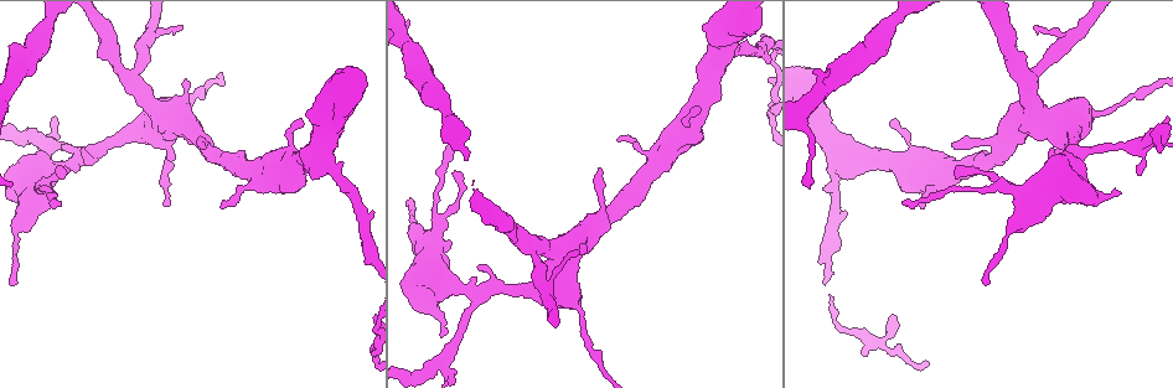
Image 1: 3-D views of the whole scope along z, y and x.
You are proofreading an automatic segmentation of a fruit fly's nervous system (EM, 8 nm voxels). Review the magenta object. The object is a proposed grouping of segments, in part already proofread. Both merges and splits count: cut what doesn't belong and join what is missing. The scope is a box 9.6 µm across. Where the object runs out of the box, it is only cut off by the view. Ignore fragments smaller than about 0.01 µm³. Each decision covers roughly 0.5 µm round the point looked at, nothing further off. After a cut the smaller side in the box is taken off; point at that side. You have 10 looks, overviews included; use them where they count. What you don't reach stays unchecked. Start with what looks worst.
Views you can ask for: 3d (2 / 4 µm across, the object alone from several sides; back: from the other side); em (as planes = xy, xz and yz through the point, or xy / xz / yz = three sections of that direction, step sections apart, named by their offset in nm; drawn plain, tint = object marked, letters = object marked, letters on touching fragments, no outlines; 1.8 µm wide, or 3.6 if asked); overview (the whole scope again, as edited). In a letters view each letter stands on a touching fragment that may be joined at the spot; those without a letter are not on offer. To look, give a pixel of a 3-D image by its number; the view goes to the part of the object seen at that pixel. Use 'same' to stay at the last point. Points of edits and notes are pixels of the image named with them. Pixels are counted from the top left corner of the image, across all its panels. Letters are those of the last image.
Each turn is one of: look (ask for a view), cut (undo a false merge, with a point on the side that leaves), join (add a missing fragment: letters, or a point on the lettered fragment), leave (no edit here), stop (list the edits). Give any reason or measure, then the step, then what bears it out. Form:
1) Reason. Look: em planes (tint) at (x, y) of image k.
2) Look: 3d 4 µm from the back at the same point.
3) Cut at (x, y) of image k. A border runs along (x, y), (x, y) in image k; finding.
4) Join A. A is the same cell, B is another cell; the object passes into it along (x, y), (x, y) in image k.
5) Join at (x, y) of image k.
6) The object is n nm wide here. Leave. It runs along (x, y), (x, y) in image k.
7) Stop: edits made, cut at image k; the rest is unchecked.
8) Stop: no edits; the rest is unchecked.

Free end. Look: em yz step 4 (tint) at (406, 22) of image 1.

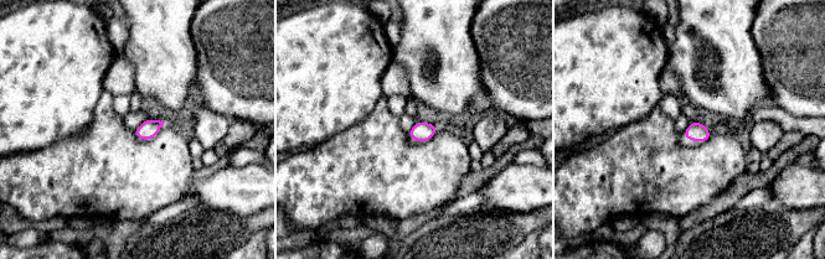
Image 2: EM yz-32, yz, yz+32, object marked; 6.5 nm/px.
Look: em planes (letters) at the same point.

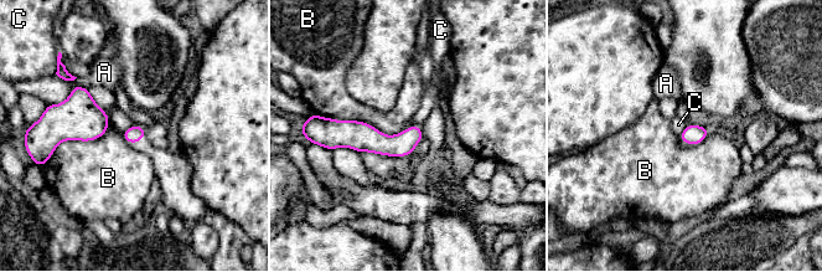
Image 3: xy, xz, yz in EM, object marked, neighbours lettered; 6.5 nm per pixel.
Leave. A, B and C are other cells; no lettered fragment goes on from it.

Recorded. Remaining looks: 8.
A fork. Look: em planes (tint) at (443, 360) of image 1.

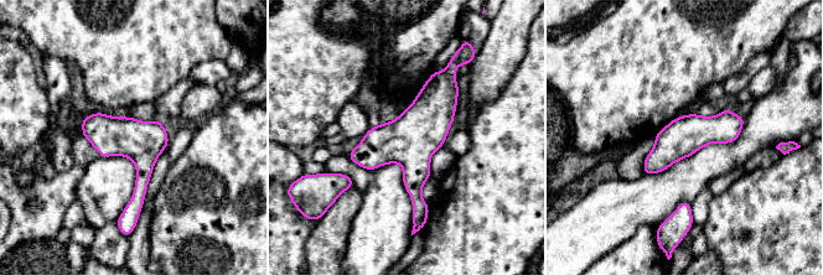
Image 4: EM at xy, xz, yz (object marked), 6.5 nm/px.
What lies round it. Look: em planes (letters) at the same point.

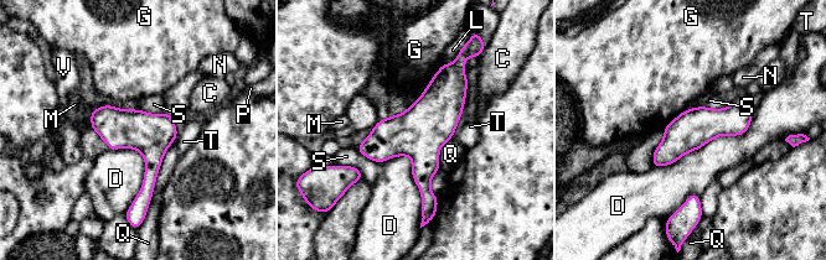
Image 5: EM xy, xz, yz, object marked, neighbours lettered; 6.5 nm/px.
The object is 260 nm wide here. Leave. C, D, G, L, M, N, P, Q, S, T and V are other cells; it runs along (452, 66), (424, 128), (429, 203) in image 5; continuous, no second neuron.

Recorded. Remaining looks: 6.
Thick turns thin. Look: em planes (letters) at (1030, 83) of image 1.

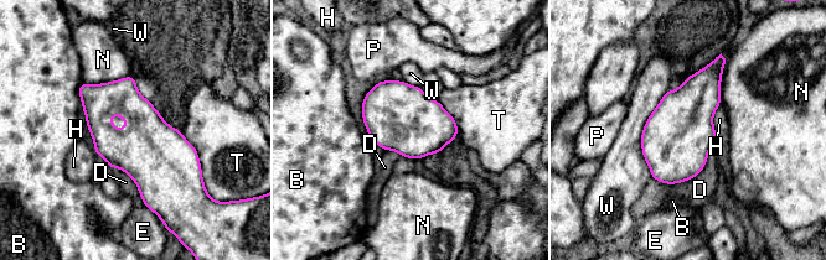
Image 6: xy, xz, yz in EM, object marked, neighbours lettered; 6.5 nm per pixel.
Leave. B, D, E, H, N, P, T and W are other cells; a border runs along (712, 146), (693, 177), (651, 178) in image 6; all the same neuron.

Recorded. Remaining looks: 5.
Thin neck. Look: 3d 4 µm at (1006, 185) of image 1.

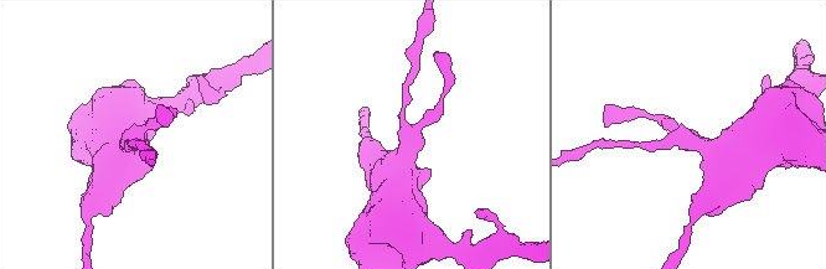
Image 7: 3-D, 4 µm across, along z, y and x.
Now the EM. Look: em planes (letters) at (406, 136) of image 7.

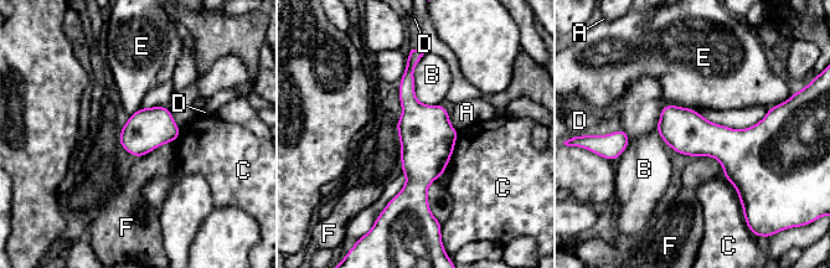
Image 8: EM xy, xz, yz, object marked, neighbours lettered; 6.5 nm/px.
Leave. A, B, C, D, E and F are other cells; it runs along (410, 58), (422, 207) in image 8; all the same neuron.

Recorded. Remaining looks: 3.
Stop: no edits; the rest is unchecked.

